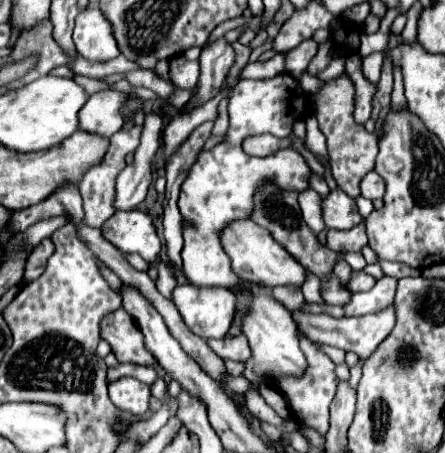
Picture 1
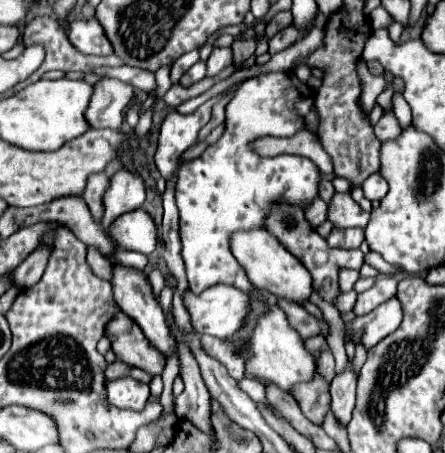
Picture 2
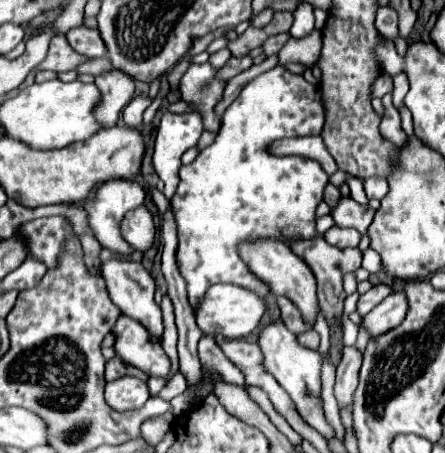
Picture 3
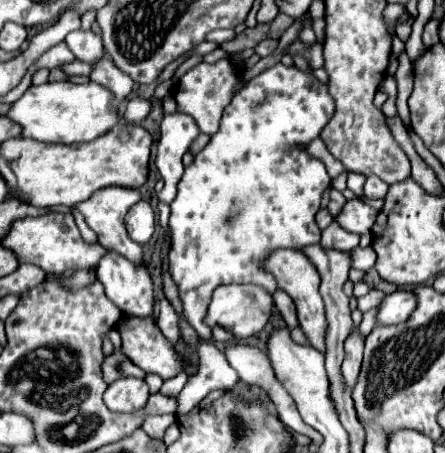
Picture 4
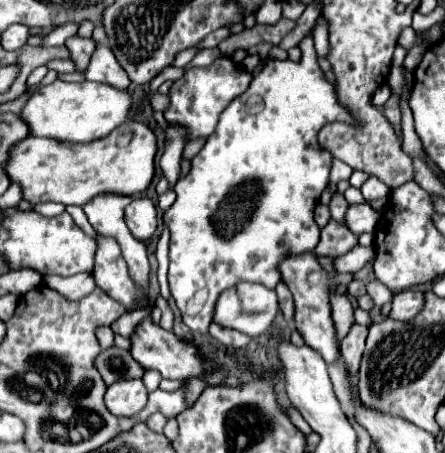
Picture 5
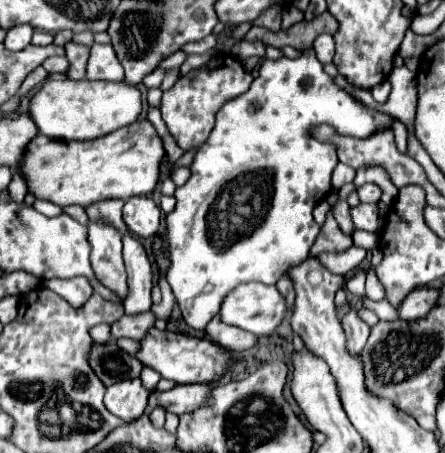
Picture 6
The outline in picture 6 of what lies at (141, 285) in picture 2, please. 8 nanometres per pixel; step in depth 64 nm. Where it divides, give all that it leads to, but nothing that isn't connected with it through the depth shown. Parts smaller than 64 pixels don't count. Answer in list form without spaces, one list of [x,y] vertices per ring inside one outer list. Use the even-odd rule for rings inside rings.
[[[106,220],[88,222],[88,242],[92,246],[90,262],[96,278],[120,298],[126,298],[126,270],[122,260],[122,236]]]

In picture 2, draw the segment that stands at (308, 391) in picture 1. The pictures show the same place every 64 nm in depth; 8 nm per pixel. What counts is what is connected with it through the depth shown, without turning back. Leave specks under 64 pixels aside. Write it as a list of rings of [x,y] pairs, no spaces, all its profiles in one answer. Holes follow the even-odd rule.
[[[316,374],[316,378],[312,382],[298,384],[294,388],[294,398],[300,404],[306,418],[320,426],[326,410],[330,408],[330,392],[328,392],[328,384],[322,380],[322,376]]]

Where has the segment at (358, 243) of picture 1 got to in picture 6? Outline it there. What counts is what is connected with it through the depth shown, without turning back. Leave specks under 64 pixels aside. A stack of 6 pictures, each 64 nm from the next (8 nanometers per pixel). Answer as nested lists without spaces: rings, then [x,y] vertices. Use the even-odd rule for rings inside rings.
[[[330,208],[330,212],[326,214],[324,226],[320,228],[318,238],[310,248],[310,256],[318,256],[322,252],[342,252],[350,246],[352,246],[352,238],[342,234],[342,230],[336,224],[336,218],[332,216],[332,208]]]

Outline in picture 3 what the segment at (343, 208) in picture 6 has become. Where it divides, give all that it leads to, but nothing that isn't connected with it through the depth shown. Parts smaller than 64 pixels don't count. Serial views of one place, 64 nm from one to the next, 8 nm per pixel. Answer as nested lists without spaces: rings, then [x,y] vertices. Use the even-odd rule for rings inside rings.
[[[328,184],[328,186],[326,186],[326,190],[324,190],[324,202],[326,202],[330,208],[336,208],[336,204],[340,202],[340,198],[342,198],[340,190],[338,190],[336,186]]]

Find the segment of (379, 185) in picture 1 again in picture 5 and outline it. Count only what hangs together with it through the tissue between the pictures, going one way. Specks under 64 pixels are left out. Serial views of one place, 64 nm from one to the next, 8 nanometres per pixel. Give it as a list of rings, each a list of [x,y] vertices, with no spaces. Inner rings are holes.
[[[376,176],[368,178],[360,190],[362,190],[362,196],[366,198],[366,202],[378,200],[378,198],[386,198],[388,192],[390,192],[390,188],[384,182],[380,182]]]

